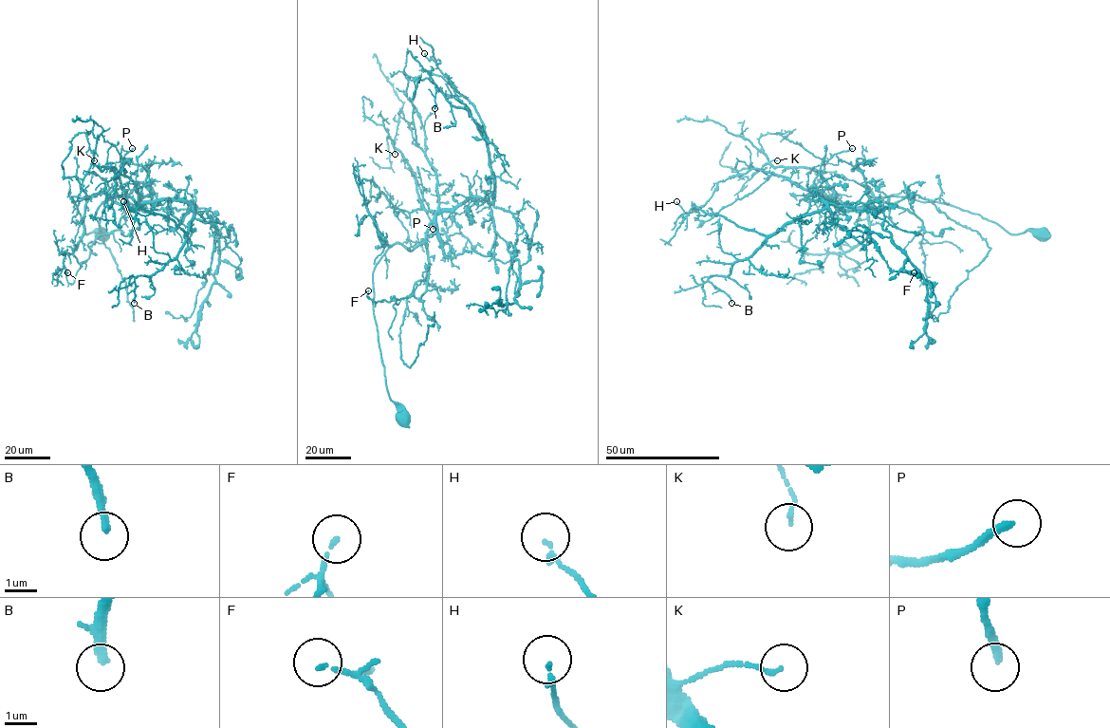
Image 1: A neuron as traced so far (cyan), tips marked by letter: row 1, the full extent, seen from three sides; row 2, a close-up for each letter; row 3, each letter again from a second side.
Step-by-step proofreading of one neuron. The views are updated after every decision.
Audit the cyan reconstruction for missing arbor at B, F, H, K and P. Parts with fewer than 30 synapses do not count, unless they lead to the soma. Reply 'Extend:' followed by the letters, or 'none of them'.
Extend: B

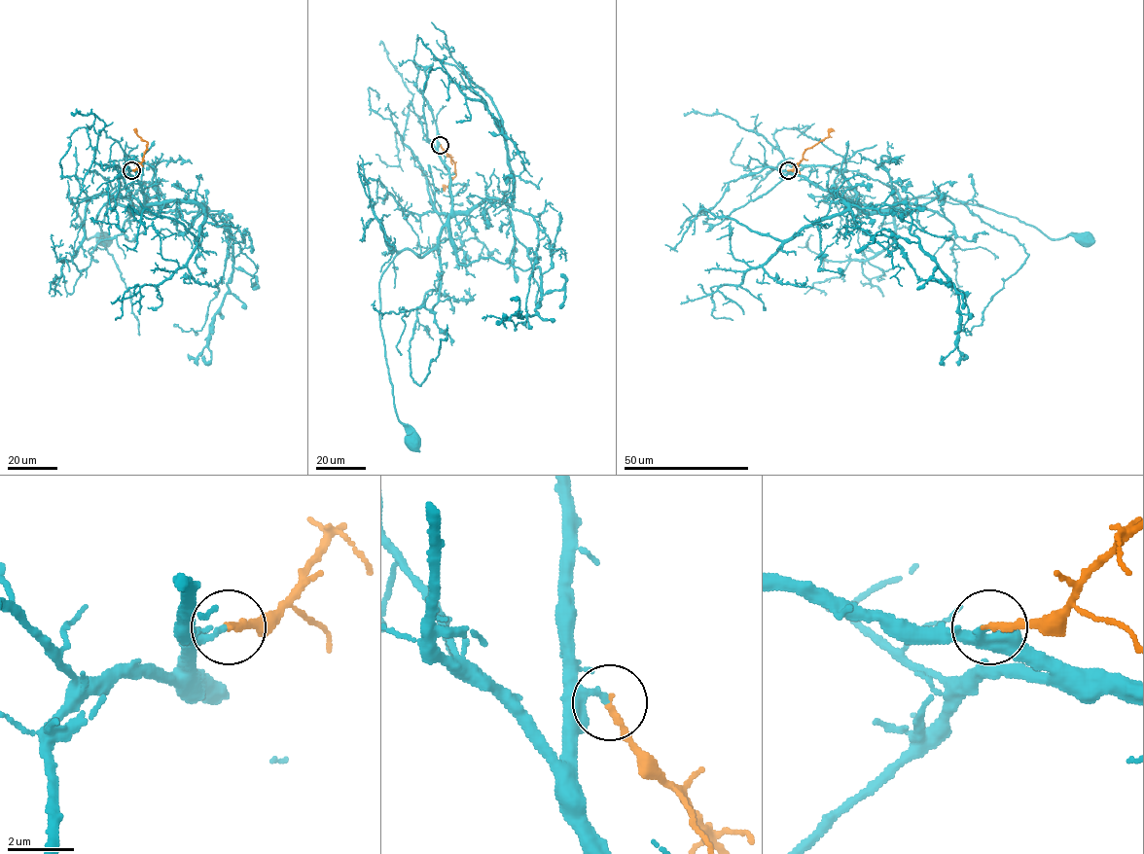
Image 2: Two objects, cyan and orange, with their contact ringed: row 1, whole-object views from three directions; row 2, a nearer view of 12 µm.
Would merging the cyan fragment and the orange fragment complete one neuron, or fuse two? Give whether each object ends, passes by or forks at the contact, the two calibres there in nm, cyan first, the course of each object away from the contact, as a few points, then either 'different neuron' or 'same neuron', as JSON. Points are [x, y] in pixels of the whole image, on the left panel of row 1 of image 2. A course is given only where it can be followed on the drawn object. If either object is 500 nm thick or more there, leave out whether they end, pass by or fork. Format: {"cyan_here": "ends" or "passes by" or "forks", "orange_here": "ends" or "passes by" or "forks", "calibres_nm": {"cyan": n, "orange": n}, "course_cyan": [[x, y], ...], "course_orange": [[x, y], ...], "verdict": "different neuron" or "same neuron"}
{"cyan_here": "ends", "orange_here": "ends", "calibres_nm": {"cyan": 190, "orange": 200}, "course_cyan": [[131, 170], [144, 197], [136, 212], [120, 205], [107, 193], [71, 198], [86, 237], [99, 233], [104, 238]], "course_orange": [[131, 170], [142, 161], [147, 144], [134, 129]], "verdict": "same neuron"}

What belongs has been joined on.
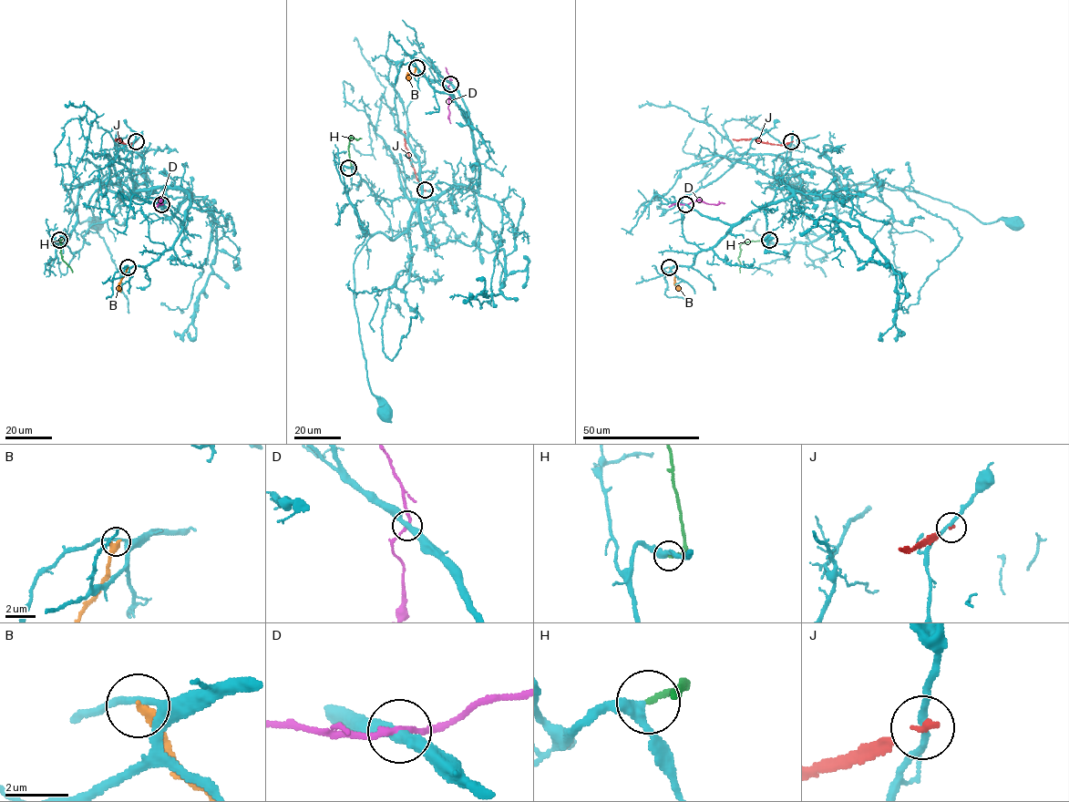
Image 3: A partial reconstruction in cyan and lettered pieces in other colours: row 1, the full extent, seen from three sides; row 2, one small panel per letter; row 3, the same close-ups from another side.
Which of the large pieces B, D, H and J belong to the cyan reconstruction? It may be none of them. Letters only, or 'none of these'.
H

